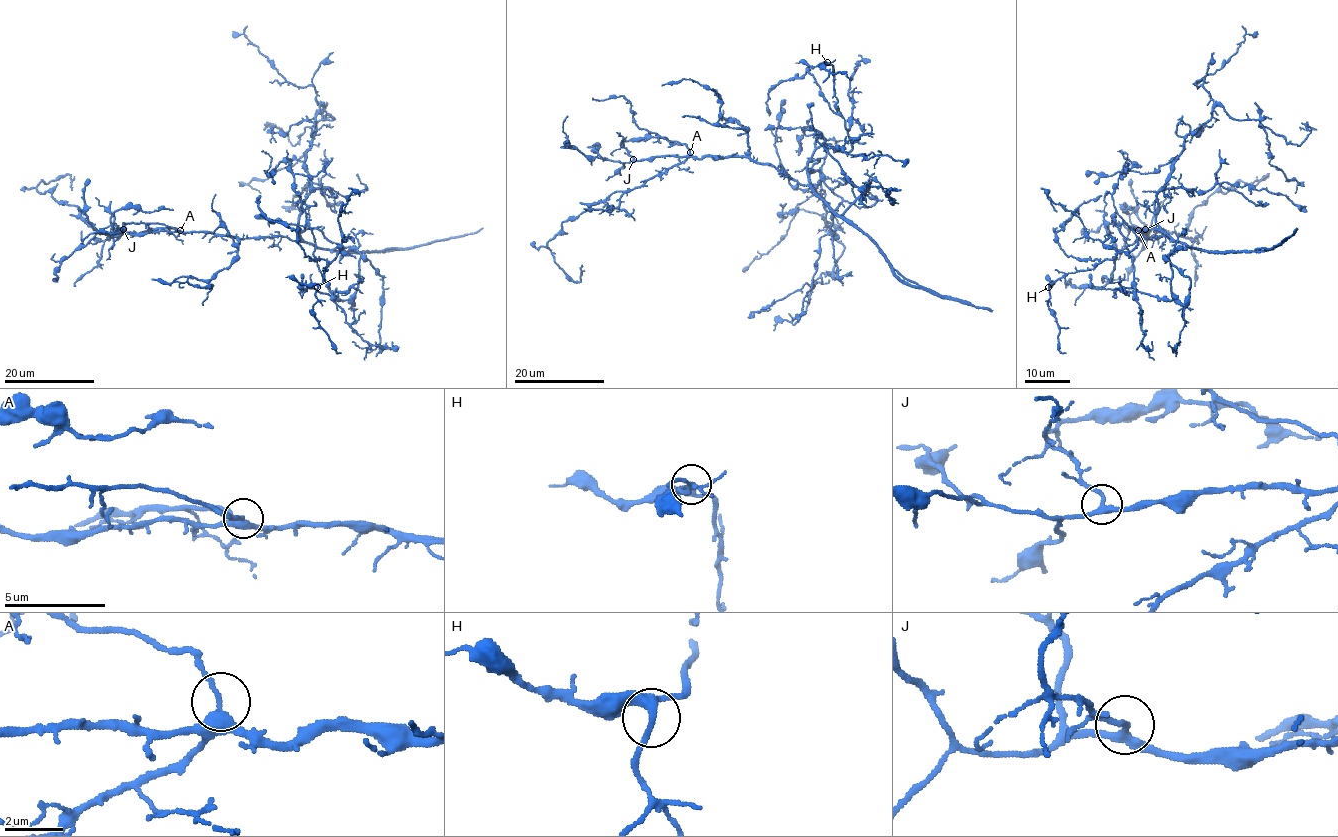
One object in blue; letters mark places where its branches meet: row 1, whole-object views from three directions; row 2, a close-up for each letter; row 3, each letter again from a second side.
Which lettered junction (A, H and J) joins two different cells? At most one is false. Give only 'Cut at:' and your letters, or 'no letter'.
Cut at: no letter

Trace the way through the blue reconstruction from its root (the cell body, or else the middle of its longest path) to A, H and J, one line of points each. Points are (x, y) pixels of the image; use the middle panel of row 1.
A: (791, 178), (771, 165), (755, 163), (747, 157), (695, 158), (689, 152)
H: (791, 178), (809, 184), (807, 161), (821, 146), (852, 148), (827, 62)
J: (791, 178), (771, 165), (755, 163), (747, 157), (658, 156), (633, 159)

